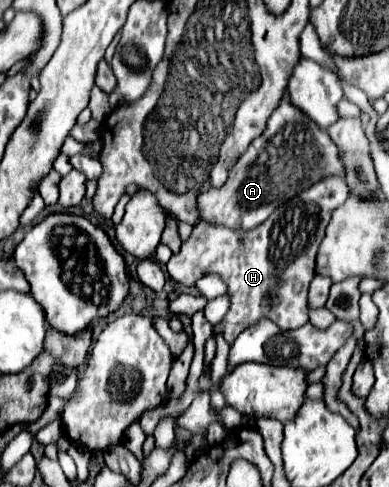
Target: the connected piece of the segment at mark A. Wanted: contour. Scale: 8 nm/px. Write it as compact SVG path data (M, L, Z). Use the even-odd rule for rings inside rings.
M286 93L268 119L264 133L250 143L246 153L230 169L228 181L198 197L200 219L232 229L254 229L272 213L272 209L276 209L276 201L284 201L288 187L290 195L306 191L312 183L316 183L316 175L318 179L326 179L328 175L344 177L340 149L332 143L324 129L308 119L308 115L304 115L298 107L292 107Z

